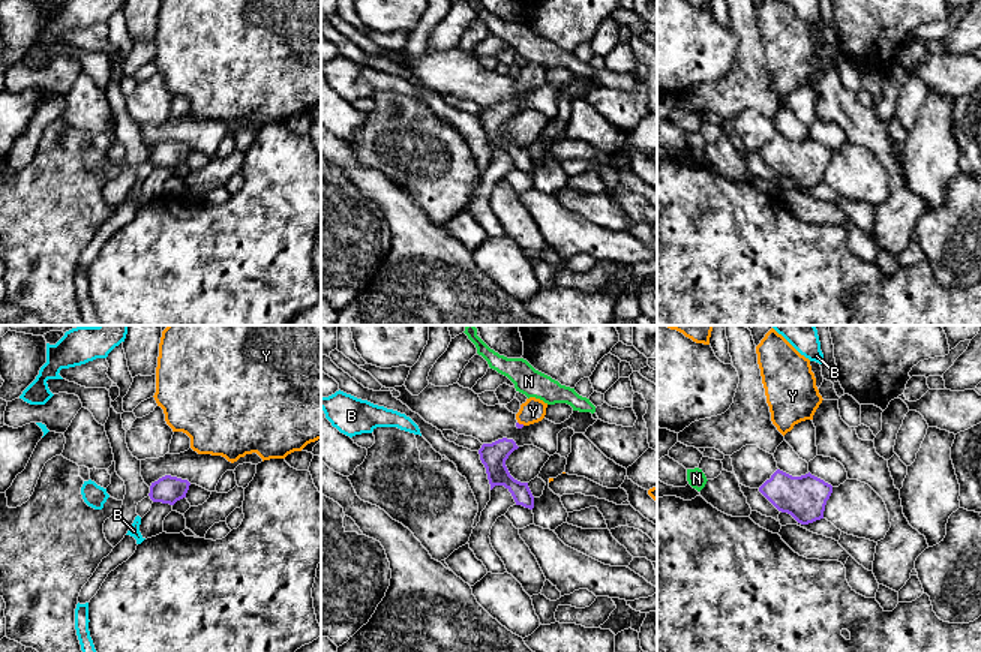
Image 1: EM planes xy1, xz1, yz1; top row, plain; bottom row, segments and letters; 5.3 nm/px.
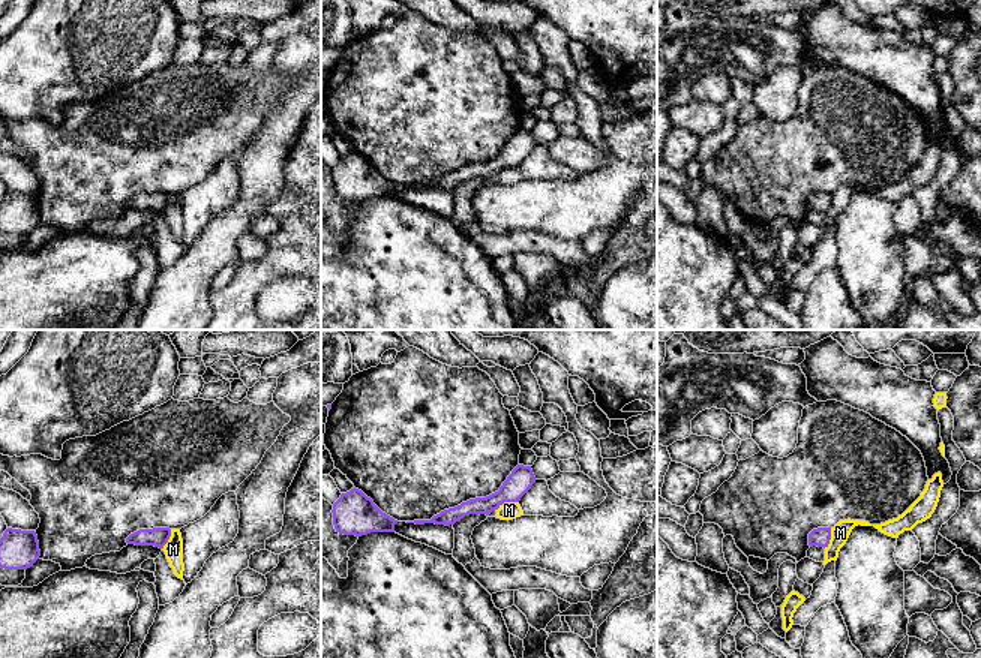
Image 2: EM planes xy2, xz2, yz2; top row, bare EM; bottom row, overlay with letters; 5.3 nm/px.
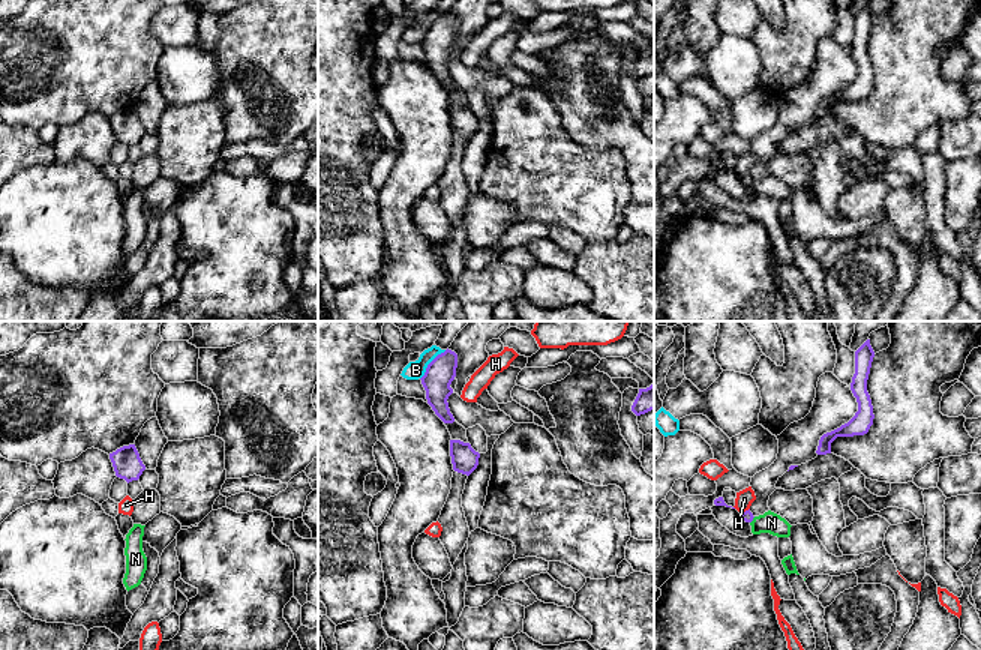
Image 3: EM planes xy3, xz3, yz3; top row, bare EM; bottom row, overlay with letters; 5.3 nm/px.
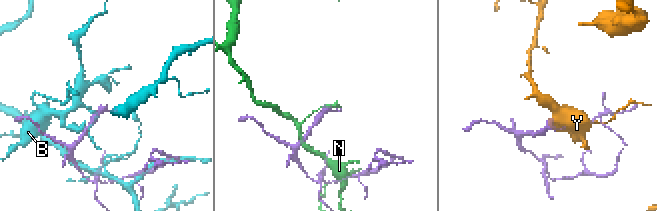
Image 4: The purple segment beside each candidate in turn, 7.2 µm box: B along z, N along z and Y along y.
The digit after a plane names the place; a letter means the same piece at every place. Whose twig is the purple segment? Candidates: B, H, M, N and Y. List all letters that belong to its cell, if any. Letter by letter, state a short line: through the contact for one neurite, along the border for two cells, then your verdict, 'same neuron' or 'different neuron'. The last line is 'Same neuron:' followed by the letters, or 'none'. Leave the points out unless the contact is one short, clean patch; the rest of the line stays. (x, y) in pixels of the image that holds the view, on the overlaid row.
B: different neuron
H: line yz3 (749, 508), (740, 512); different neuron
M: line xz2 (518, 501), (506, 501), (497, 510); different neuron
N: different neuron
Y: line xz1 (519, 426), (521, 424), (533, 411); same neuron
Same neuron: Y

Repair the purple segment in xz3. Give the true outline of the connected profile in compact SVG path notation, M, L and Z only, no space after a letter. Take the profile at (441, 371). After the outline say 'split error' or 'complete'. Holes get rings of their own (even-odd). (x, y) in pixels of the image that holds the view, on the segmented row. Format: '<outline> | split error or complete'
M447 348L428 365L424 375L420 378L428 404L444 423L454 422L447 399L453 393L450 384L456 377L456 368L458 354Z | complete

